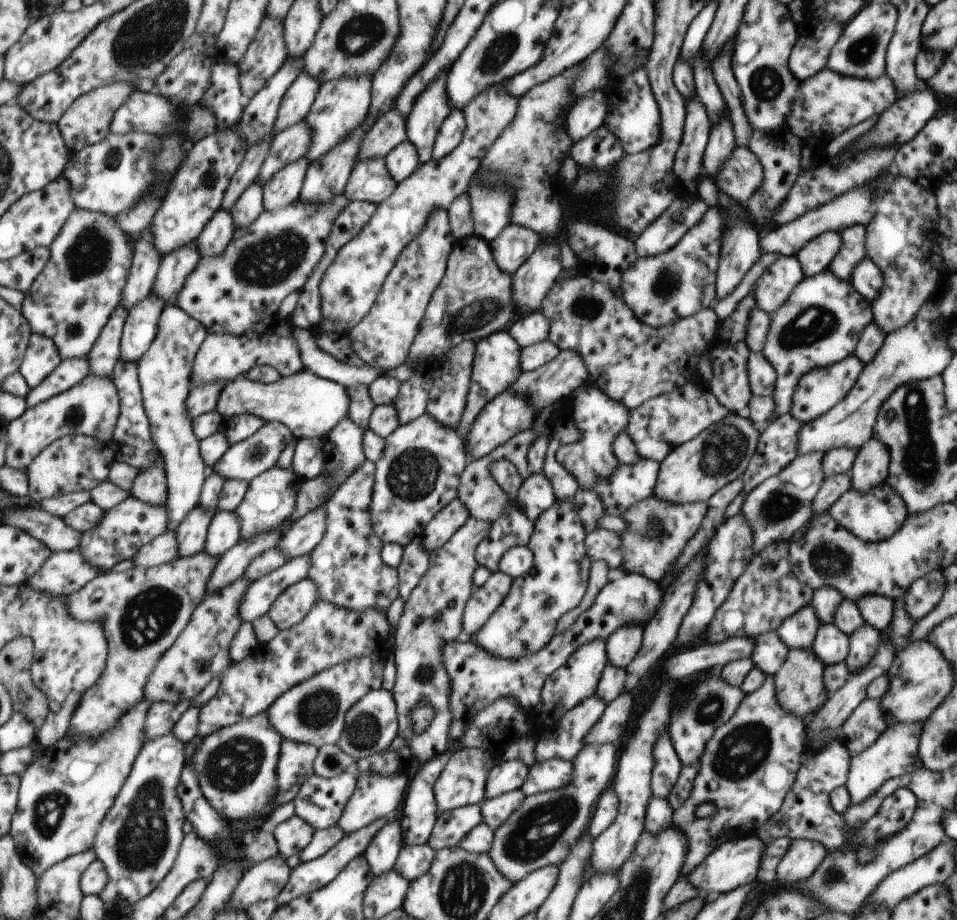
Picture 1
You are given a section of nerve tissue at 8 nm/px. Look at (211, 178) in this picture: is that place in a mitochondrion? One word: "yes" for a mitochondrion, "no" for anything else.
yes

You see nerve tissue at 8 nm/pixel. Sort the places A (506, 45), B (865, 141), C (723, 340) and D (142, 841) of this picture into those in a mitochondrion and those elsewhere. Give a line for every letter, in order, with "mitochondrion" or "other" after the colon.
A: mitochondrion
B: mitochondrion
C: other
D: mitochondrion

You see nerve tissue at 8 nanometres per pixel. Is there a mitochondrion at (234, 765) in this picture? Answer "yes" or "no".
yes

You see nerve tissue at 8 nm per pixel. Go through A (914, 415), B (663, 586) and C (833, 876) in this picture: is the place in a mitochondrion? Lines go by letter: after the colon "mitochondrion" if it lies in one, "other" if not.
A: mitochondrion
B: other
C: mitochondrion

